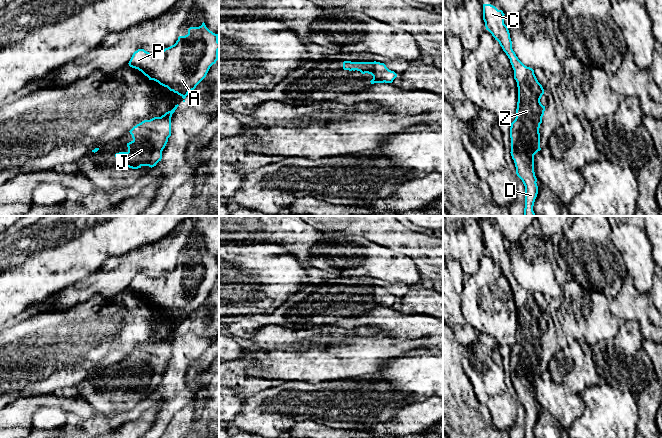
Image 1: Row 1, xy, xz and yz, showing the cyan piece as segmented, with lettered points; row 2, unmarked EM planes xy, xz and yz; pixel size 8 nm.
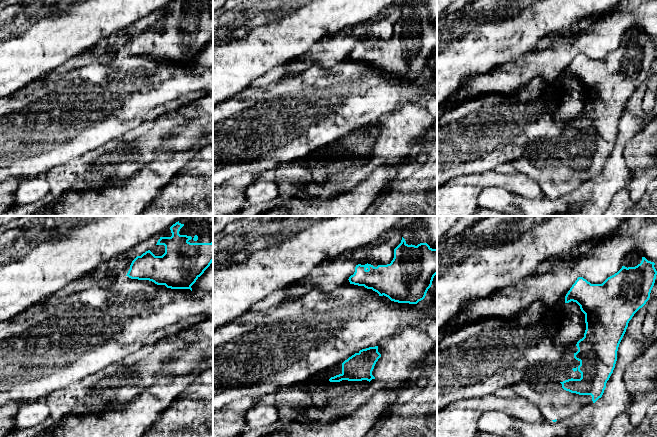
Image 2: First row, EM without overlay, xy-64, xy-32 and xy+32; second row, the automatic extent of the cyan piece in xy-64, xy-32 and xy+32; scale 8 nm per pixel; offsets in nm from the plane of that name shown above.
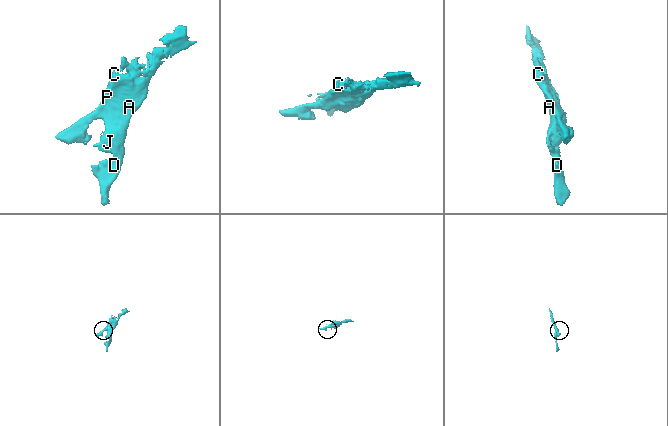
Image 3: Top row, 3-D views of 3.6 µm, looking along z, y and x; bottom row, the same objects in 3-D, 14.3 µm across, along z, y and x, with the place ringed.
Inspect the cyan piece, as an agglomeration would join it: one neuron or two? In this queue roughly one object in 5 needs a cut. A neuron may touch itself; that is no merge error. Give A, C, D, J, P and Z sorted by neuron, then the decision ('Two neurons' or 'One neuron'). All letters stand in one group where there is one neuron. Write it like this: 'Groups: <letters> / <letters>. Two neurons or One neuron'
Groups: A C D J P Z. One neuron

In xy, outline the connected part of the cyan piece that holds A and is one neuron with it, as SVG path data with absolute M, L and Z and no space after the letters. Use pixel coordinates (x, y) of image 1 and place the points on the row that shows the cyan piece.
M203 22L199 27L190 27L188 34L179 36L176 43L163 49L160 53L151 54L144 49L135 51L129 66L141 71L149 80L154 80L183 99L206 77L210 67L218 60L218 34L210 31Z

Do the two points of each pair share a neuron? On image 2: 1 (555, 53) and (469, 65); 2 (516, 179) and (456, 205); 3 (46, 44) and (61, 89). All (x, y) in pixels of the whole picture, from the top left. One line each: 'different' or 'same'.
1: different
2: same
3: different

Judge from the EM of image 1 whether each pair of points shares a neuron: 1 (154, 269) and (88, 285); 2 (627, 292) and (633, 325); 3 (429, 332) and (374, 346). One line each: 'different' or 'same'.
1: same
2: different
3: different

